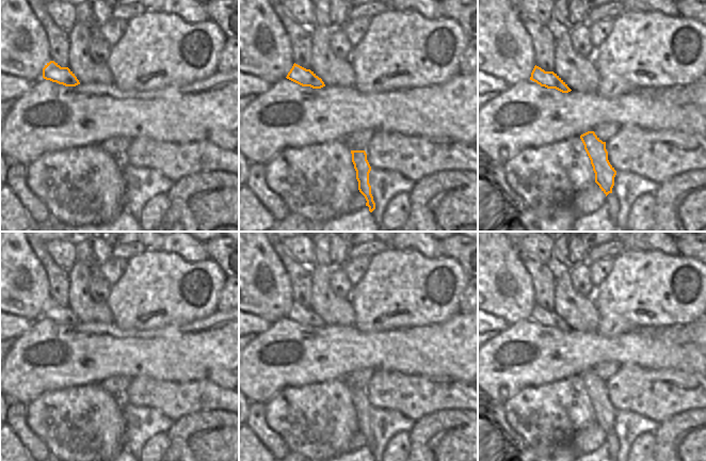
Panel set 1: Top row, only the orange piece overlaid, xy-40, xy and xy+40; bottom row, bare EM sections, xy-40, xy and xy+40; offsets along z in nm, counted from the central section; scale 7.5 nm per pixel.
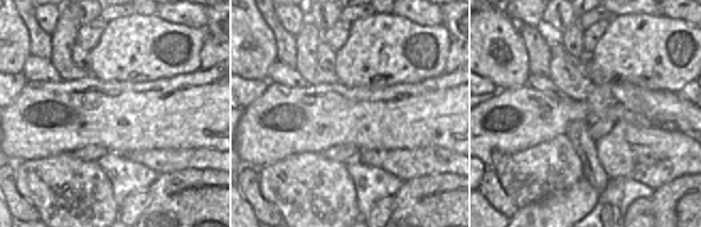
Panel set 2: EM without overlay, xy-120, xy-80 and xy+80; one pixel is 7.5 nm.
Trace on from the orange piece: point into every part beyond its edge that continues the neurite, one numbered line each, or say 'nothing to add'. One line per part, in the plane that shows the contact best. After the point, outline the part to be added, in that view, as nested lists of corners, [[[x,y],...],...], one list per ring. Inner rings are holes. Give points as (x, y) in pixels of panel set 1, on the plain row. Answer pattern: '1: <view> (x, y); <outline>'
1: xy+40 (611, 439); [[[609,432],[606,436],[606,441],[608,442],[608,455],[611,461],[616,461],[619,455],[619,440],[613,432]]]

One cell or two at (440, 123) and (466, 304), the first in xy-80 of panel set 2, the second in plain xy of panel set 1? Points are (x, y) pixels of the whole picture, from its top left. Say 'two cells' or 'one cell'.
two cells

